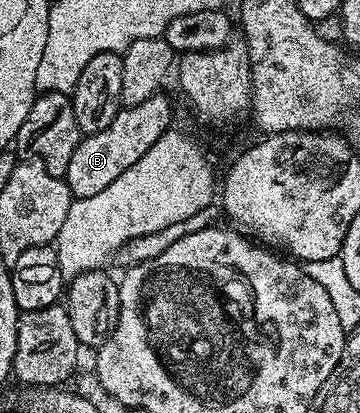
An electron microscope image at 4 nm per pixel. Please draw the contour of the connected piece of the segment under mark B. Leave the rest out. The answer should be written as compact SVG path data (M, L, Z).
M163 92L154 94L137 105L122 107L118 115L114 115L114 123L97 133L81 136L78 147L74 147L74 155L70 155L70 167L66 167L63 178L70 187L73 198L98 195L105 187L110 187L122 171L134 167L162 135L169 132L172 121L172 105L164 98Z

